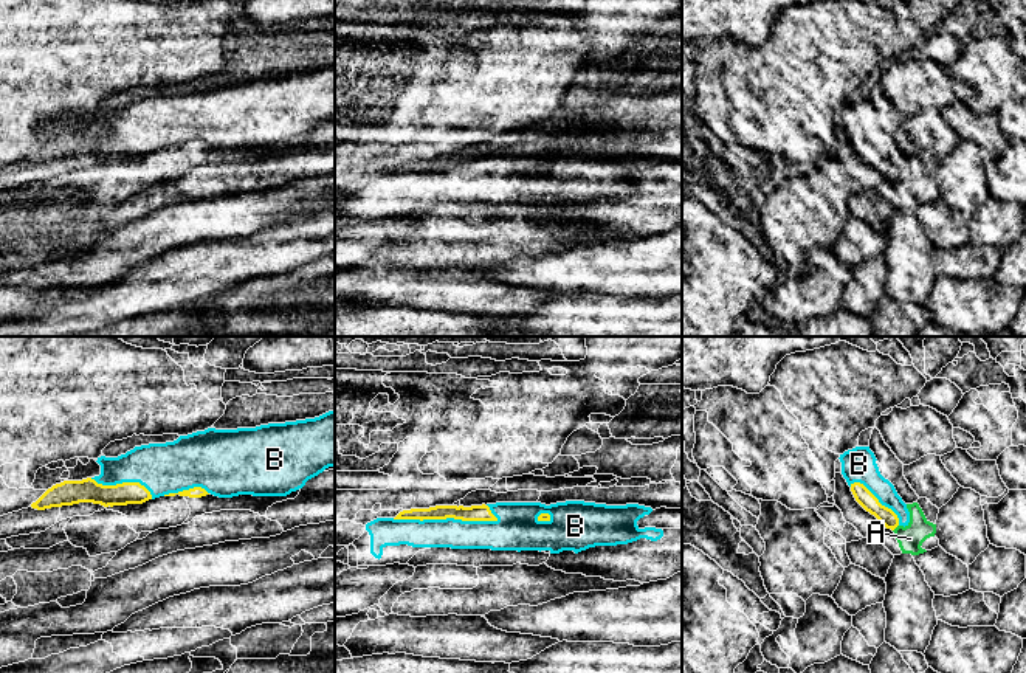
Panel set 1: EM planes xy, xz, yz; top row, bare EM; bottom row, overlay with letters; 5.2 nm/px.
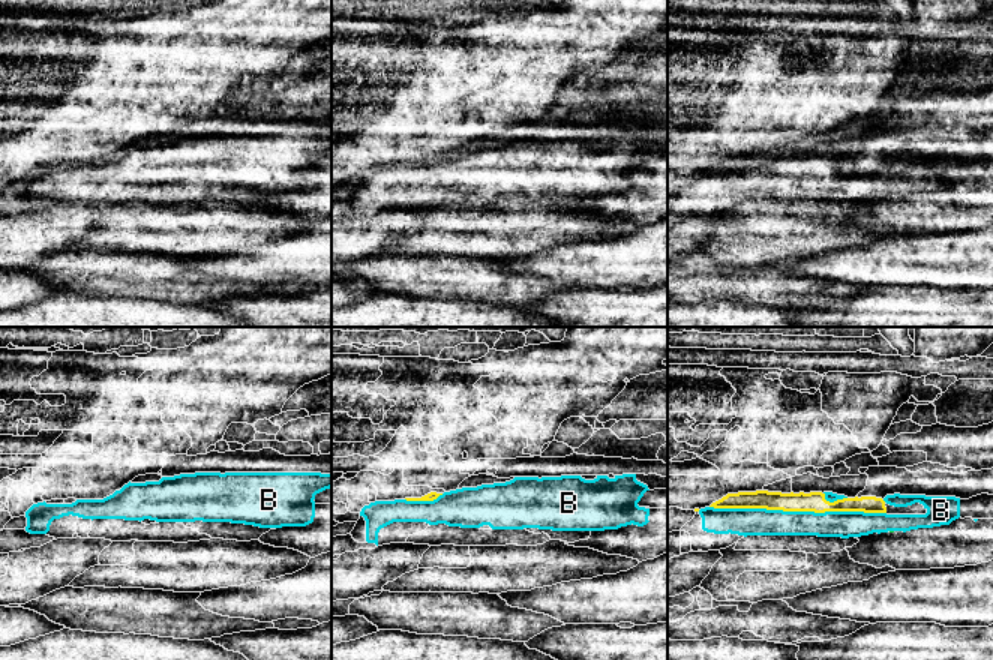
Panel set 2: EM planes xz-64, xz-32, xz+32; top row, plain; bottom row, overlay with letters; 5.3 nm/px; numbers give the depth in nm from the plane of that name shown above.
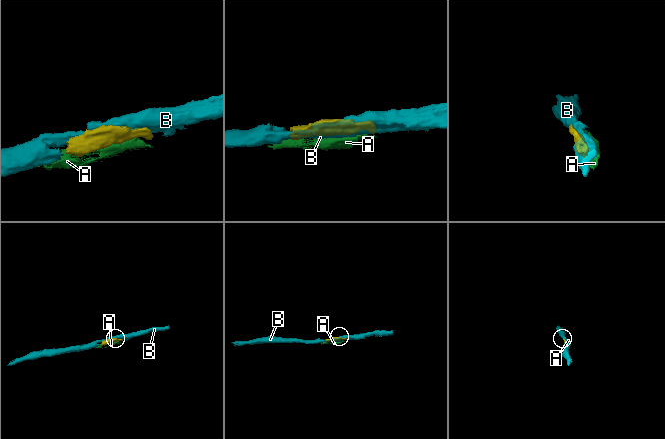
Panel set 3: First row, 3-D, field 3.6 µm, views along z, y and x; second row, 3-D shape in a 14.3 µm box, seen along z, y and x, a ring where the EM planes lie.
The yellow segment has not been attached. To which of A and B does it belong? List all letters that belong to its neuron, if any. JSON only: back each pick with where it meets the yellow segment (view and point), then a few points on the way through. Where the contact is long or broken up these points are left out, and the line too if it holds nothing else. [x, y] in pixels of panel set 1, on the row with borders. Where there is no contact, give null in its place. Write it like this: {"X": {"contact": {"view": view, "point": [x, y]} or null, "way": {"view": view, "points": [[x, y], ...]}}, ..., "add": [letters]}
{"B": {"contact": {"view": "xz", "point": [445, 518]}}, "add": ["B"]}

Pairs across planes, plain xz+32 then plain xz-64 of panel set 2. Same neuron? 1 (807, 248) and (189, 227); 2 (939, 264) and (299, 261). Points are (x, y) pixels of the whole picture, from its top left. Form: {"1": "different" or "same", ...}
{"1": "same", "2": "same"}

